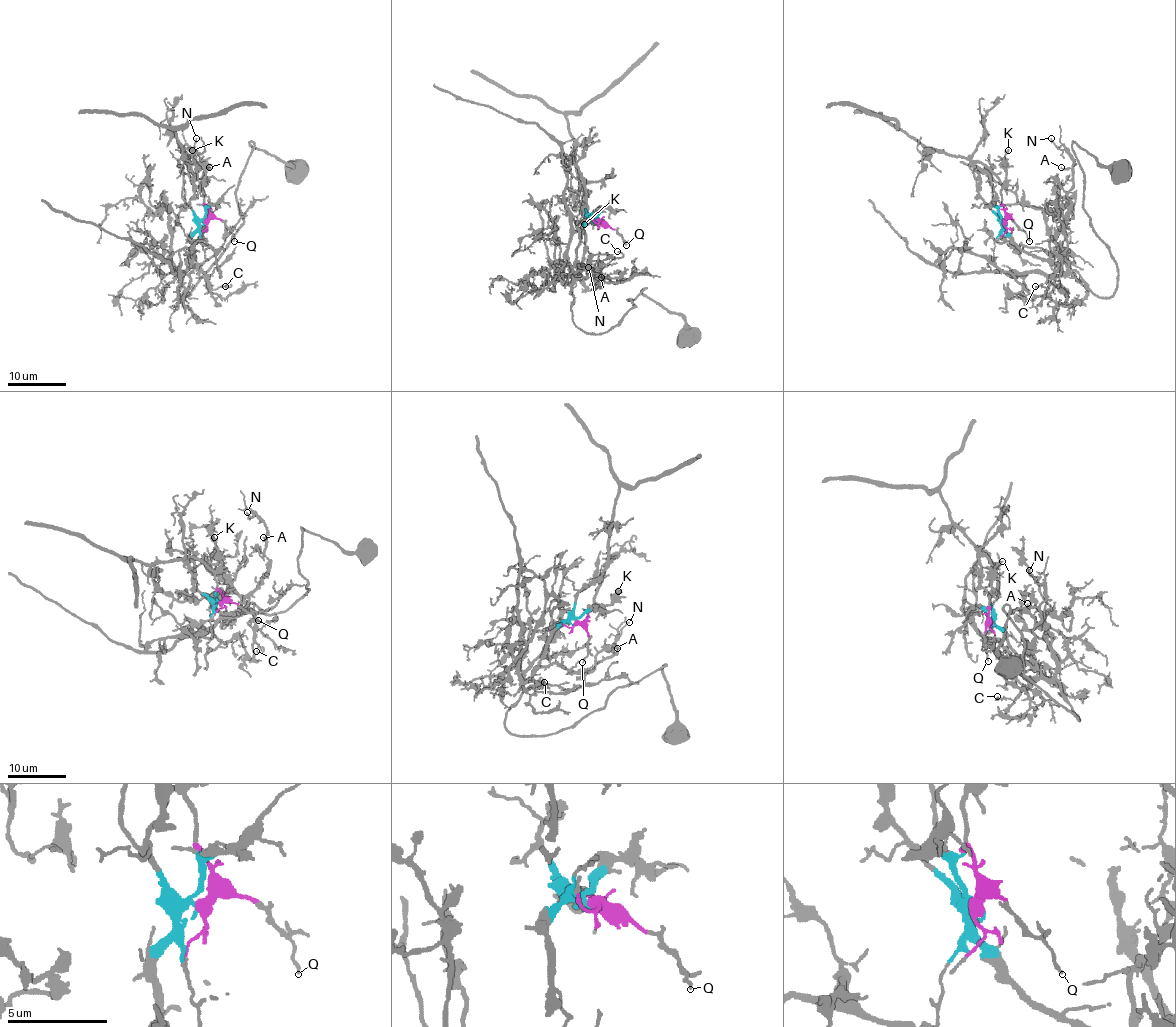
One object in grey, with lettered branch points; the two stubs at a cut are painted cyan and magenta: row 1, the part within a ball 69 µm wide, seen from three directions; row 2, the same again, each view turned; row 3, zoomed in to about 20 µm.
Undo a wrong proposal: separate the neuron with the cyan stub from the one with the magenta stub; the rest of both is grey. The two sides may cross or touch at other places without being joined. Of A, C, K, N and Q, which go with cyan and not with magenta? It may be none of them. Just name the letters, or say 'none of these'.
A, C, N

